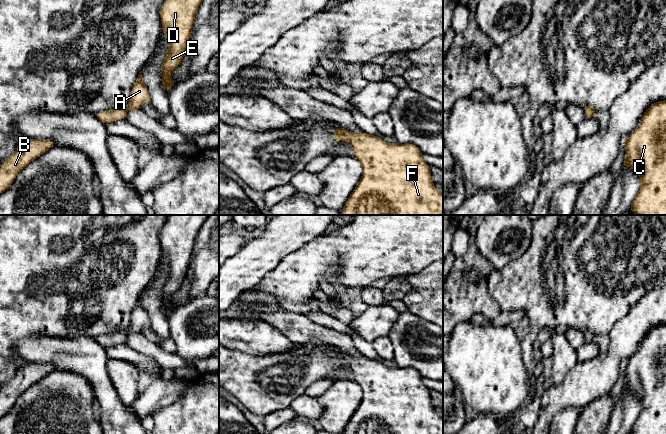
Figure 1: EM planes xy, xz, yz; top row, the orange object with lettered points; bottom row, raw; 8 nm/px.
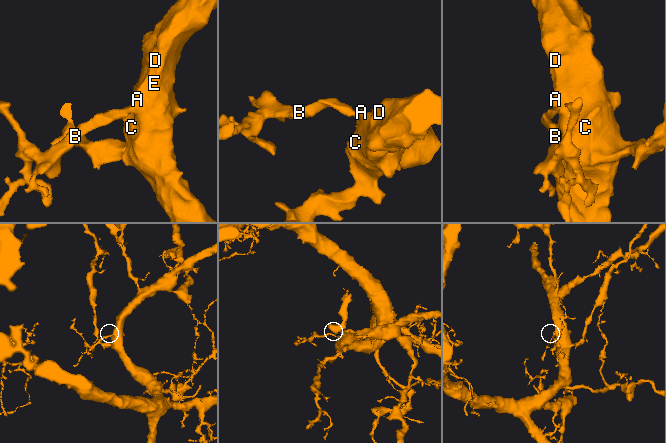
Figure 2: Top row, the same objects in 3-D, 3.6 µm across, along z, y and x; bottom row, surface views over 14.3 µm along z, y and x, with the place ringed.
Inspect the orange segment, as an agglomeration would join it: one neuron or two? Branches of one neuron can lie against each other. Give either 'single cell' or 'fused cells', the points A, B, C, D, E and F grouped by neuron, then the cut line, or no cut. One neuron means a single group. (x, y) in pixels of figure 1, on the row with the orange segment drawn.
single cell | A B C D E F | no cut

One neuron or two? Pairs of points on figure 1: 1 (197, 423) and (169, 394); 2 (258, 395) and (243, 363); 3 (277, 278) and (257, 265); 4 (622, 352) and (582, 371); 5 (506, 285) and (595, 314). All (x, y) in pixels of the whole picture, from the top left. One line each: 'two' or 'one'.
1: two
2: one
3: two
4: one
5: one

